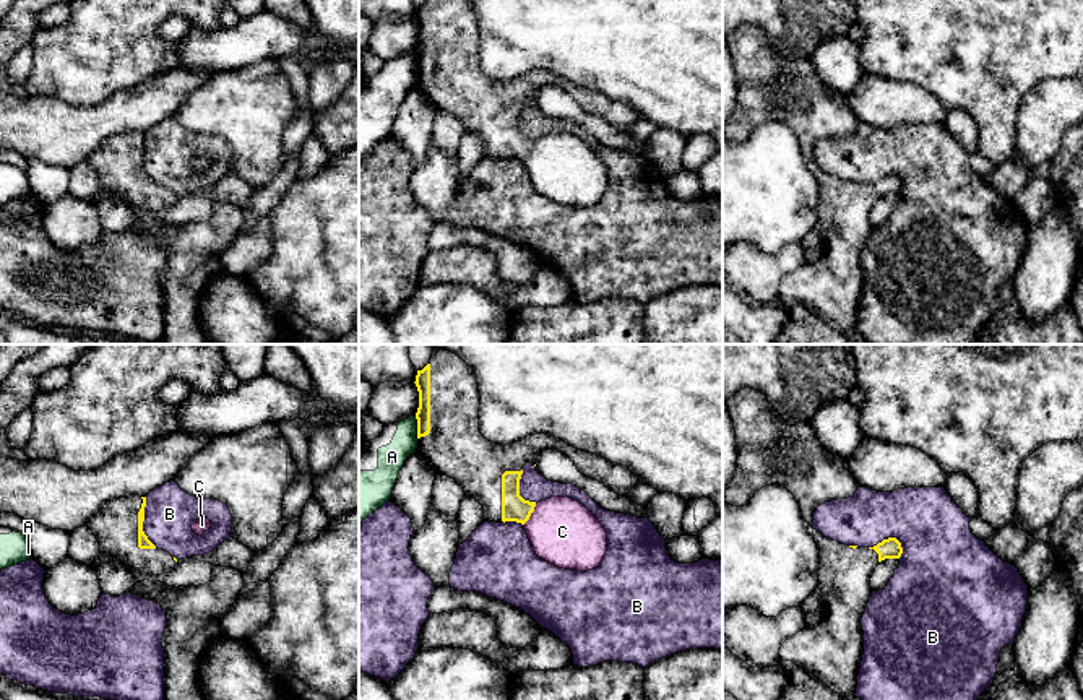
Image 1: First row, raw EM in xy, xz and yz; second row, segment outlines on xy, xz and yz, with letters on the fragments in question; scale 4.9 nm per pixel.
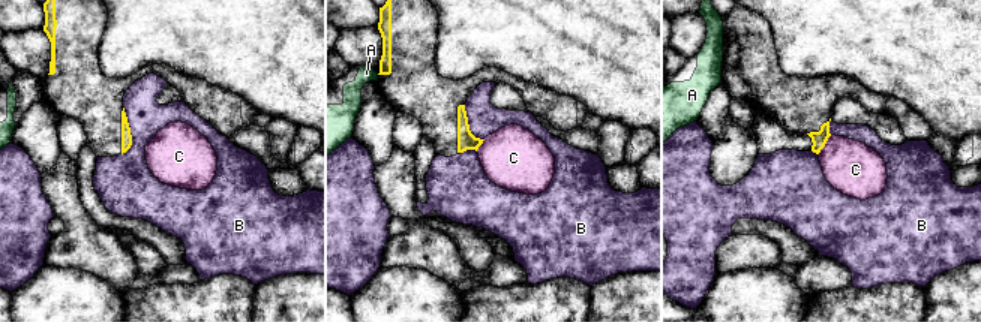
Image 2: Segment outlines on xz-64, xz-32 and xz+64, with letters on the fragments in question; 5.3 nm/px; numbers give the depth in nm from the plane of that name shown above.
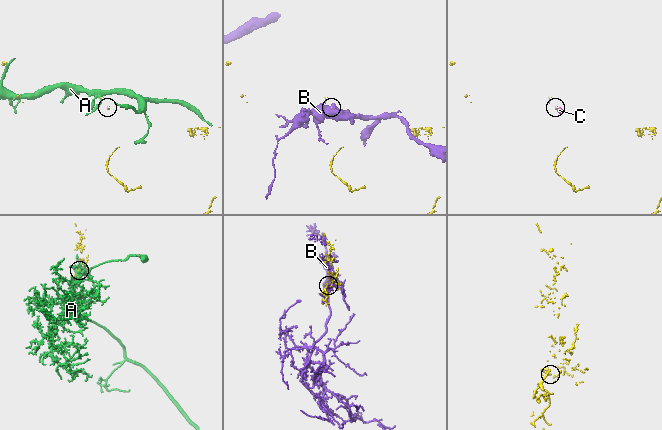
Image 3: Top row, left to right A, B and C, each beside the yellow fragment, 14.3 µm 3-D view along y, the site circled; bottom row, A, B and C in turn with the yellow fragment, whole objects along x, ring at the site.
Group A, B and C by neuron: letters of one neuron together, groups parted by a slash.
A / B / C

